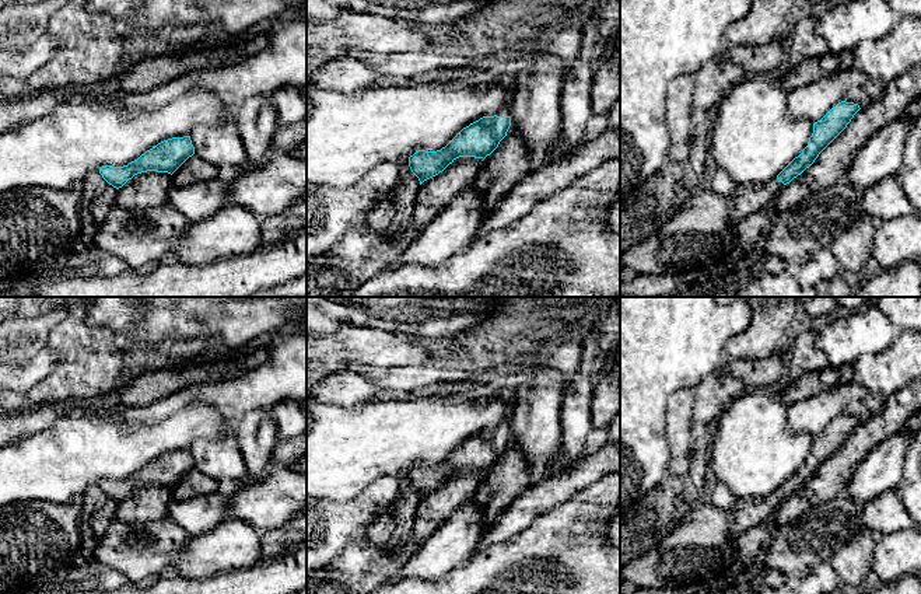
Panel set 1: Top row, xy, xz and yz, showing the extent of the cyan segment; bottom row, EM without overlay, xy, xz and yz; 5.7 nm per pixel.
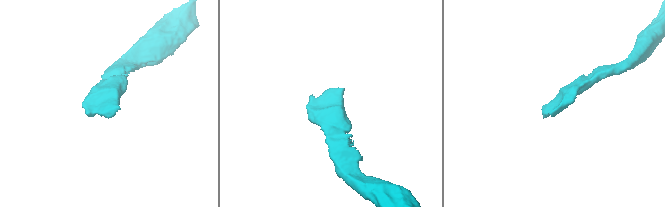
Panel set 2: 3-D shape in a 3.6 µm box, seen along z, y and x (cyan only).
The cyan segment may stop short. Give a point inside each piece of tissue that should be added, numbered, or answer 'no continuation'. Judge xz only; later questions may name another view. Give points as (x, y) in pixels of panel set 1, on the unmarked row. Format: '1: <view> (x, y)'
1: xz (505, 394)

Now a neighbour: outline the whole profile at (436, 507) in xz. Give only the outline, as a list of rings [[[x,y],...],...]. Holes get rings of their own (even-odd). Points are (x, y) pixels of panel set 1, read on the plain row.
[[[459,471],[442,486],[424,495],[416,509],[412,541],[420,546],[456,510],[470,502],[483,476],[483,472]]]

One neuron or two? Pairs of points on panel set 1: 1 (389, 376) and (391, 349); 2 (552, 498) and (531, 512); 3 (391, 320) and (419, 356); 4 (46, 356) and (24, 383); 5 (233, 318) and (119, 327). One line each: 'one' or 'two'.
1: two
2: one
3: two
4: one
5: one

